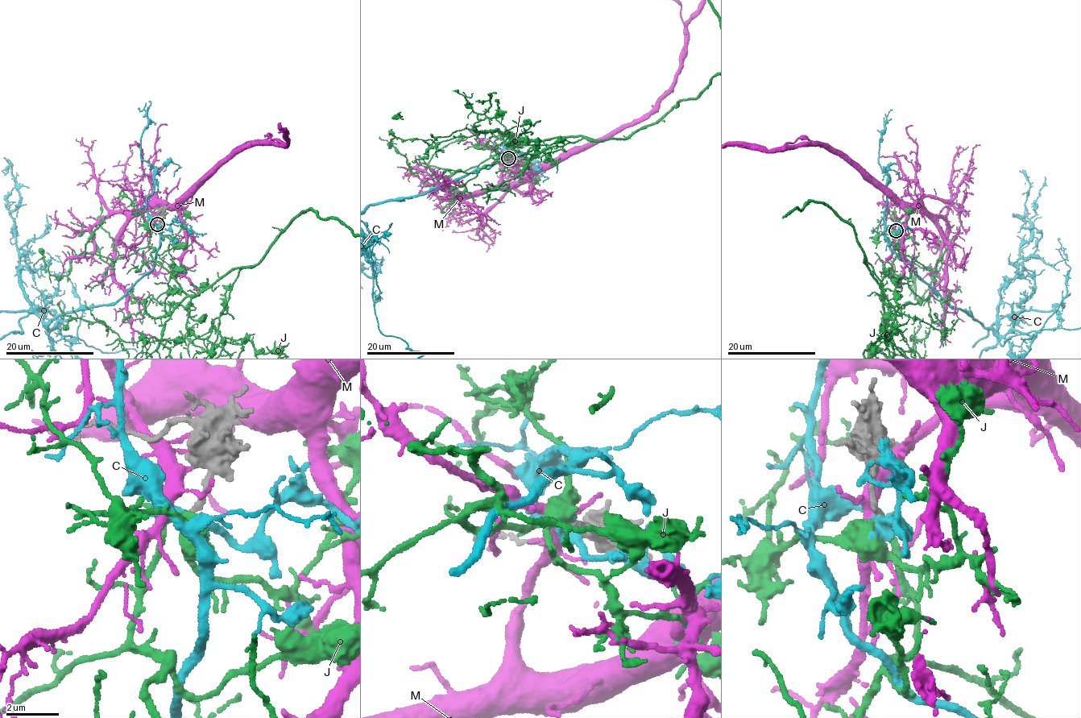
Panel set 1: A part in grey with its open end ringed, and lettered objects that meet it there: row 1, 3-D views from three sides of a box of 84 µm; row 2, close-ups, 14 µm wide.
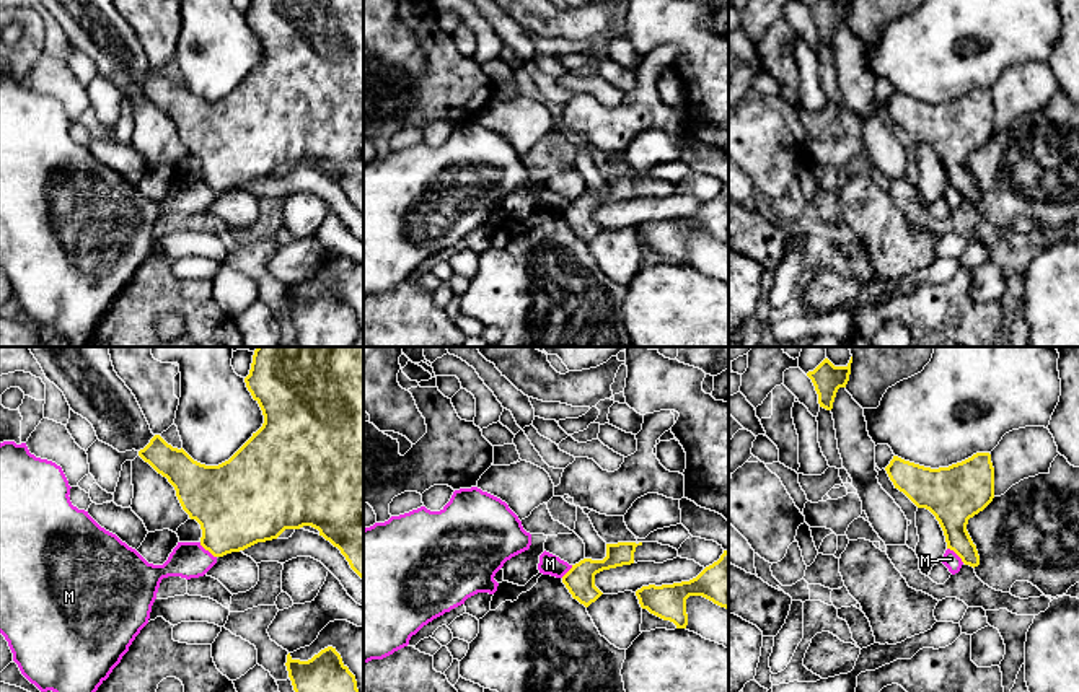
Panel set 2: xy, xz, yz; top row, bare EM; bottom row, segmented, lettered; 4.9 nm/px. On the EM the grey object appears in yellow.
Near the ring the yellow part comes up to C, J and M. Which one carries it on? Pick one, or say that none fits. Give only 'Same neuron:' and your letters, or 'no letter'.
Same neuron: J

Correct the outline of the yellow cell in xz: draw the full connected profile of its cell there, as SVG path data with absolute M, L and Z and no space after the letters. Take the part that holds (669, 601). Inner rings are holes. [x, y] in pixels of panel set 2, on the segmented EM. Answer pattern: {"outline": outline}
{"outline": "M729 550L706 567L696 578L673 585L649 585L636 591L639 604L650 614L670 620L676 628L686 628L686 599L702 596L714 604L729 609Z"}

